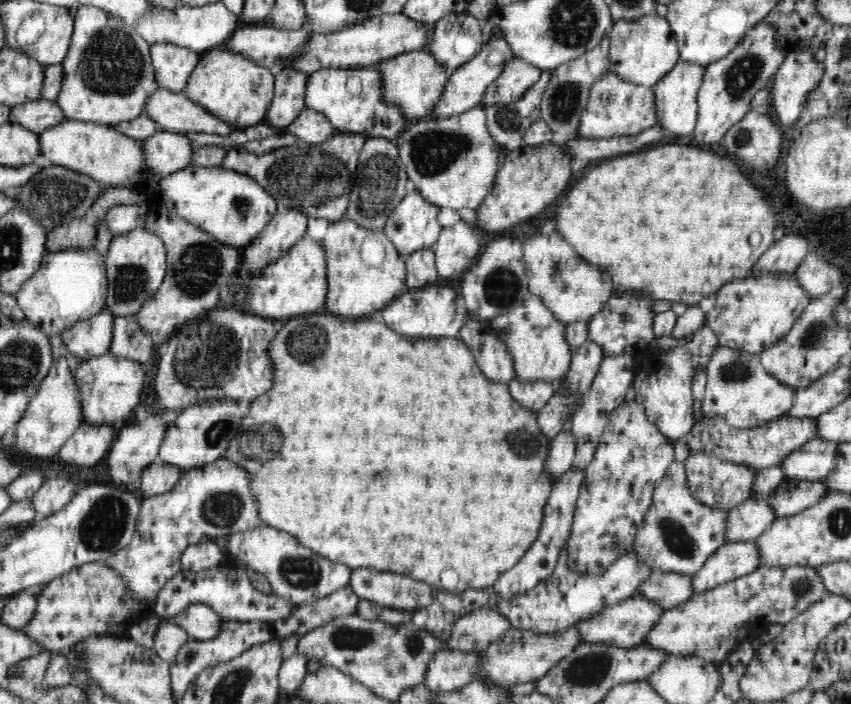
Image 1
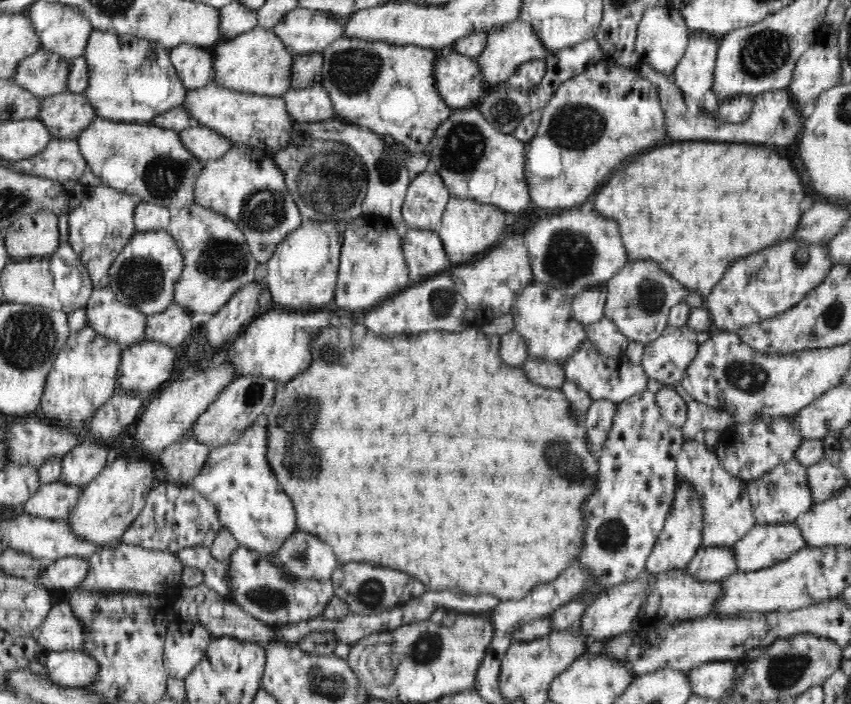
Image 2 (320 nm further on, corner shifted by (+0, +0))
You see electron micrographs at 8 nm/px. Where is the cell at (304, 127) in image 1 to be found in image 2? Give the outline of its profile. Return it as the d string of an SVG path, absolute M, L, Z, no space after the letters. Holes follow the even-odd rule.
M322 83L299 89L290 88L282 97L295 122L320 123L335 117L329 93Z

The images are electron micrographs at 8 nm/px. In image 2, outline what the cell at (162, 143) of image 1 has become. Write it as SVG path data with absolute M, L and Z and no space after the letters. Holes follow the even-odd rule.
M196 124L181 130L178 135L184 147L203 162L218 160L234 145L230 139L210 131L208 127Z

